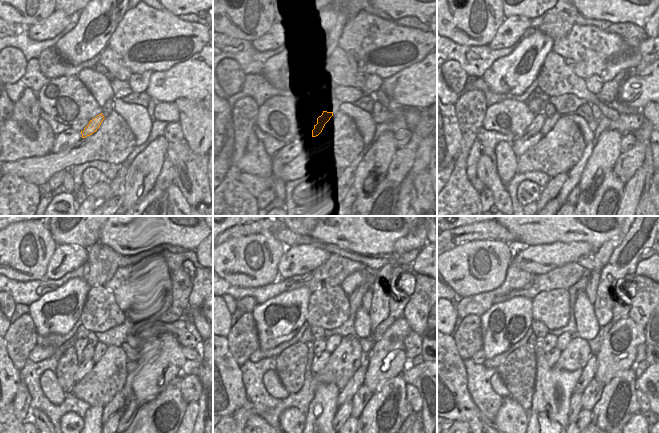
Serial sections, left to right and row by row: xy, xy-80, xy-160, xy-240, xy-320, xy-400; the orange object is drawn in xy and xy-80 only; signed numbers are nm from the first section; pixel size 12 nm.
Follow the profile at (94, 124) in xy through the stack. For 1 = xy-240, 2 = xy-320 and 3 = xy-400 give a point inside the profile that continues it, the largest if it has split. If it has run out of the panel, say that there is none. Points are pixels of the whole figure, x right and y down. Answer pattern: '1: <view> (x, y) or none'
1: xy-240 (101, 348)
2: xy-320 (332, 343)
3: xy-400 (563, 340)

